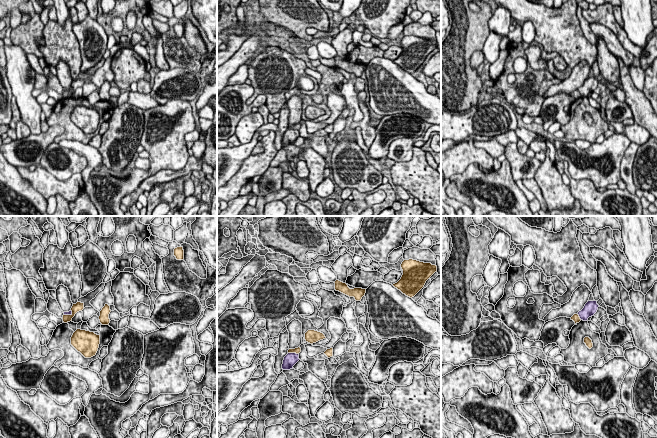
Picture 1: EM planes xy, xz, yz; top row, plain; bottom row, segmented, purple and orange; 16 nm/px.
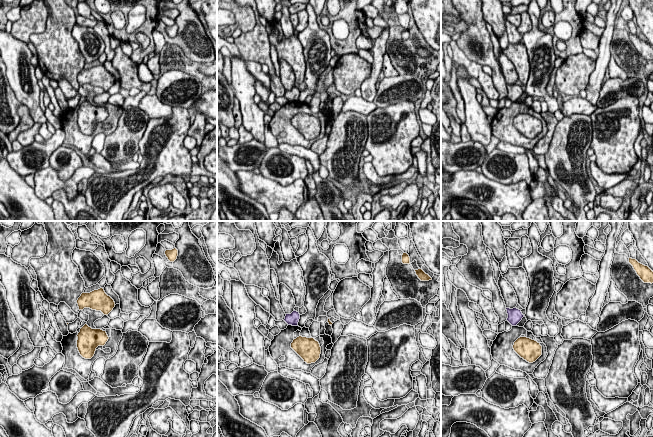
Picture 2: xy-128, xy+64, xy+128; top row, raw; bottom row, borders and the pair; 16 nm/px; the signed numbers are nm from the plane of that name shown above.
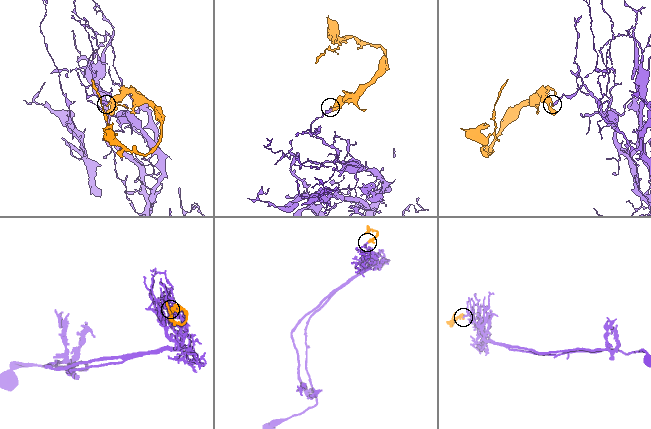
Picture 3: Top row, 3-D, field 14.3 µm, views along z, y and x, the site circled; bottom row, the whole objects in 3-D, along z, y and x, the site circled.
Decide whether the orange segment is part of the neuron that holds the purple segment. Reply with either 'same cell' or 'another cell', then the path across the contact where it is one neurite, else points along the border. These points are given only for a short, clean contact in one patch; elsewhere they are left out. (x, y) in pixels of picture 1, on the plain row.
another cell; border xz (288, 128), (298, 130)

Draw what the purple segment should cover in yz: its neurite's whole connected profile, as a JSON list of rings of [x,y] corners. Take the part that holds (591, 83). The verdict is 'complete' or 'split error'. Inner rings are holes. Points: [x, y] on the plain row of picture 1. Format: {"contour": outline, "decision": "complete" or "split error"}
{"contour": [[[588,77],[584,84],[578,88],[578,91],[581,96],[587,97],[589,93],[594,92],[594,90],[597,88],[599,81],[597,80],[597,77]]], "decision": "complete"}

